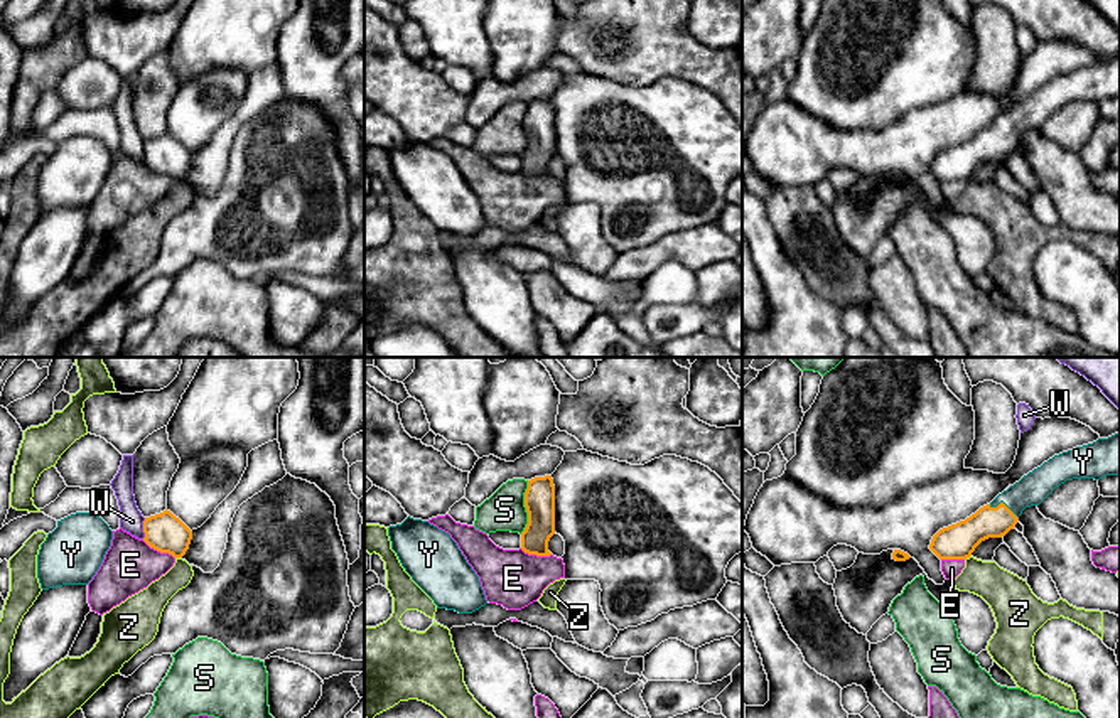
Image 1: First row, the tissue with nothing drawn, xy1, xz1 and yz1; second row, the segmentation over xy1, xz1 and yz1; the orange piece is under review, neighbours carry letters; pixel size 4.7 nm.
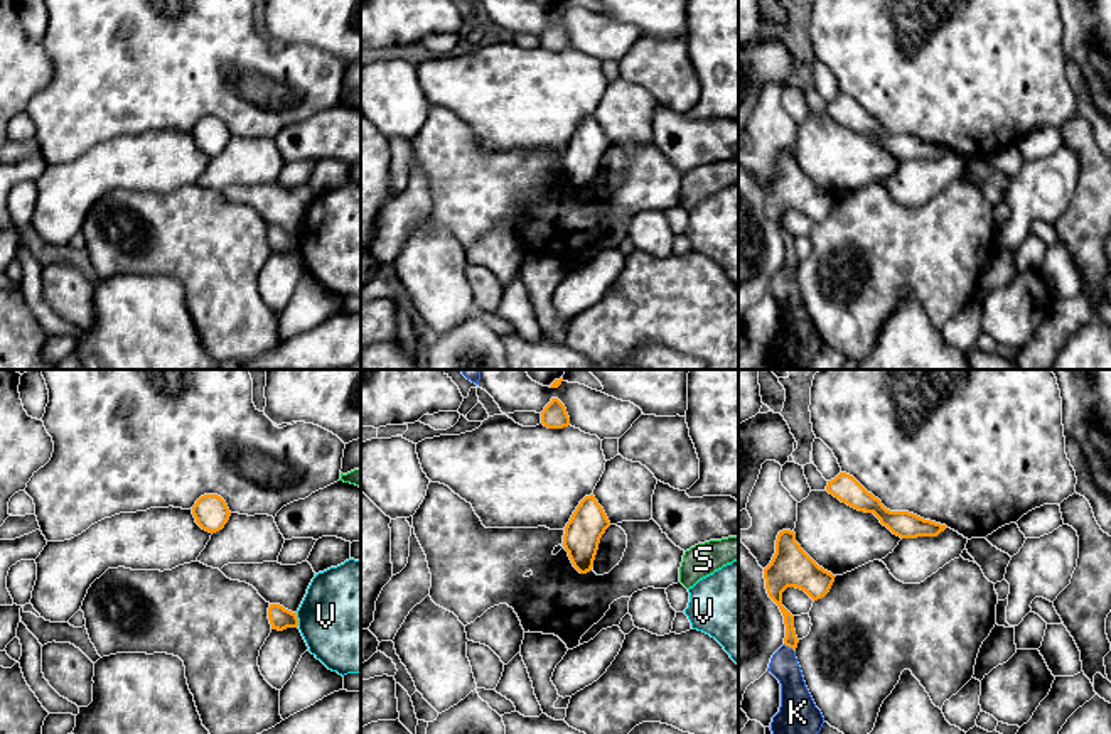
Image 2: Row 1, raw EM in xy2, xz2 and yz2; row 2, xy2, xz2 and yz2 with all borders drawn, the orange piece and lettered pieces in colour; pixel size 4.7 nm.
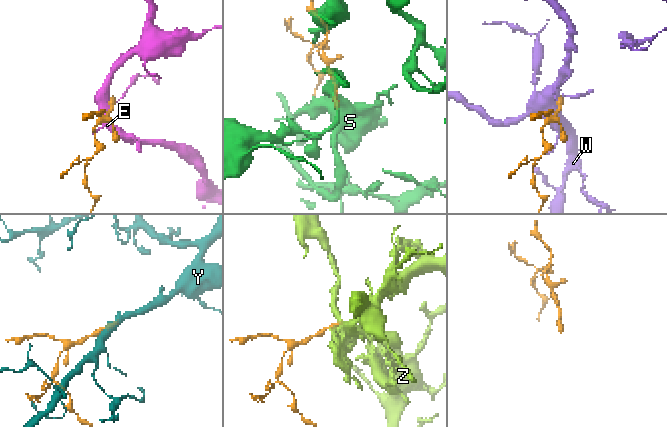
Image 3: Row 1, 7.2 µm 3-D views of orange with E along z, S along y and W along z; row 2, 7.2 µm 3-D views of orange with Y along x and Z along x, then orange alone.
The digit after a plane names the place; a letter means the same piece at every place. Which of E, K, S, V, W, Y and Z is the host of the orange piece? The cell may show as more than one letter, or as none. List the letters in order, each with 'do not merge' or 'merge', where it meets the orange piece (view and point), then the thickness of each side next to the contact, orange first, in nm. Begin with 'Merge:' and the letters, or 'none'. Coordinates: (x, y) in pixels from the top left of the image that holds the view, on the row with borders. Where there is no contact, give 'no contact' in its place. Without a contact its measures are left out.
Merge: Y
E: do not merge; meets orange in xy1 at (159, 550); 190 nm thick on the orange side, 260 nm on the other
K: do not merge; meets orange in yz2 at (789, 647); 70 nm thick on the orange side, 140 nm on the other
S: do not merge; meets orange in xz1 at (527, 508); 140 nm thick on the orange side, 190 nm on the other
V: do not merge; meets orange in xy2 at (297, 620); 110 nm thick on the orange side, 480 nm on the other
W: do not merge; meets orange in xy1 at (144, 528); 190 nm thick on the orange side, 110 nm on the other
Y: merge; meets orange in yz1 at (1004, 504); 150 nm thick on the orange side, 150 nm on the other
Z: do not merge; meets orange in xy1 at (179, 557); 190 nm thick on the orange side, 140 nm on the other

